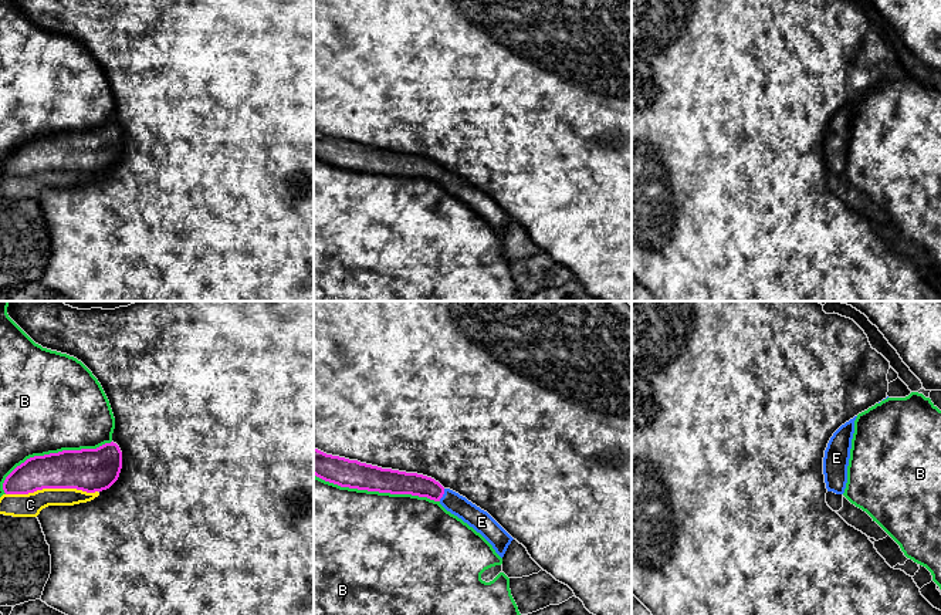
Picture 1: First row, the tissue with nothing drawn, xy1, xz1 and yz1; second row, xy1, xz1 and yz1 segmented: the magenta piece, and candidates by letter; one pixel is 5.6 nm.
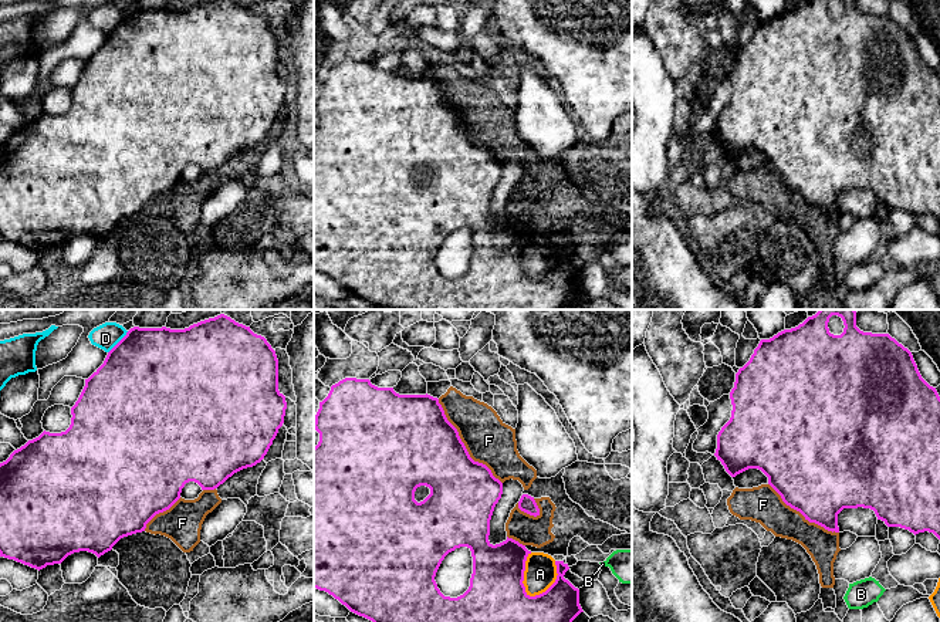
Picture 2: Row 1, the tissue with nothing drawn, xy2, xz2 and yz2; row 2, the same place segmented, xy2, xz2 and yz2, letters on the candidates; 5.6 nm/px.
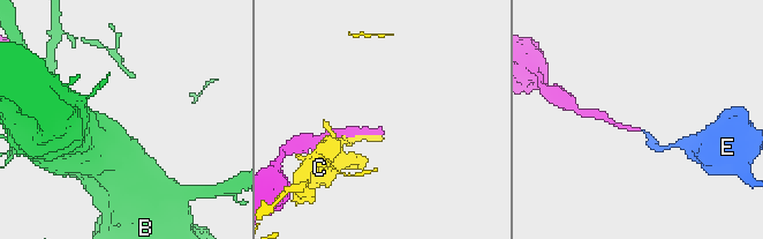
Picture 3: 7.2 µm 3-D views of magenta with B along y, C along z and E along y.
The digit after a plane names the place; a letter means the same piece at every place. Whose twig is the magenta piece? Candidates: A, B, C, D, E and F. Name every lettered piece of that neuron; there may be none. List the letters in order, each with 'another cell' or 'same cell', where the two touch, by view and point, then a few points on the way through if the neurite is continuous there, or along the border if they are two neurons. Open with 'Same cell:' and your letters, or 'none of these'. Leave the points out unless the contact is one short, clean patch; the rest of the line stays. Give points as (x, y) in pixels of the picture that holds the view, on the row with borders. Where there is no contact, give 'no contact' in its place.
Same cell: E
A: another cell; contact xz2 (523, 577); border xz2 (528, 553), (524, 561), (523, 585), (534, 597)
B: another cell; contact xz1 (376, 490)
C: another cell; contact xy1 (51, 487)
D: another cell; contact xy2 (118, 342)
E: same cell; contact xz1 (443, 493); way xz1 (400, 482), (443, 493), (454, 503)
F: another cell; contact xz2 (463, 445)

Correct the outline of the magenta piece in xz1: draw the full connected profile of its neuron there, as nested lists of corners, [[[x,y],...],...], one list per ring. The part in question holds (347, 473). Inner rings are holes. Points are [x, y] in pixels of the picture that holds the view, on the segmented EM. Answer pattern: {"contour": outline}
{"contour": [[[314,447],[314,474],[341,487],[412,494],[439,501],[447,511],[480,533],[502,558],[514,540],[487,511],[431,477],[326,455]]]}

